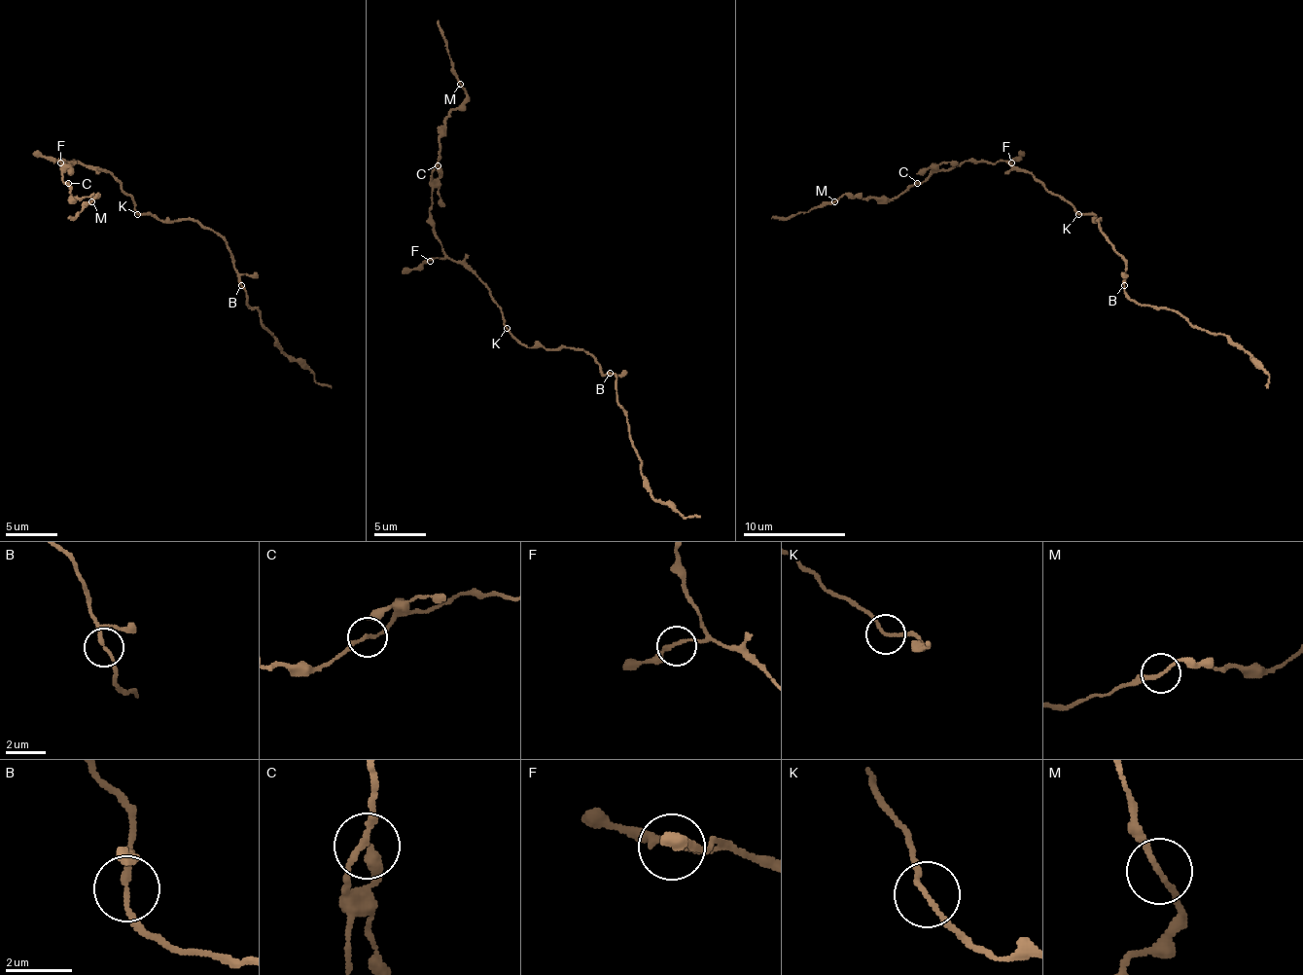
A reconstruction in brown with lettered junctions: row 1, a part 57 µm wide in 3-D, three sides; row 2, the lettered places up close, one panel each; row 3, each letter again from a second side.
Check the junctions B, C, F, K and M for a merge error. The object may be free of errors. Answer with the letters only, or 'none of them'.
none of them

